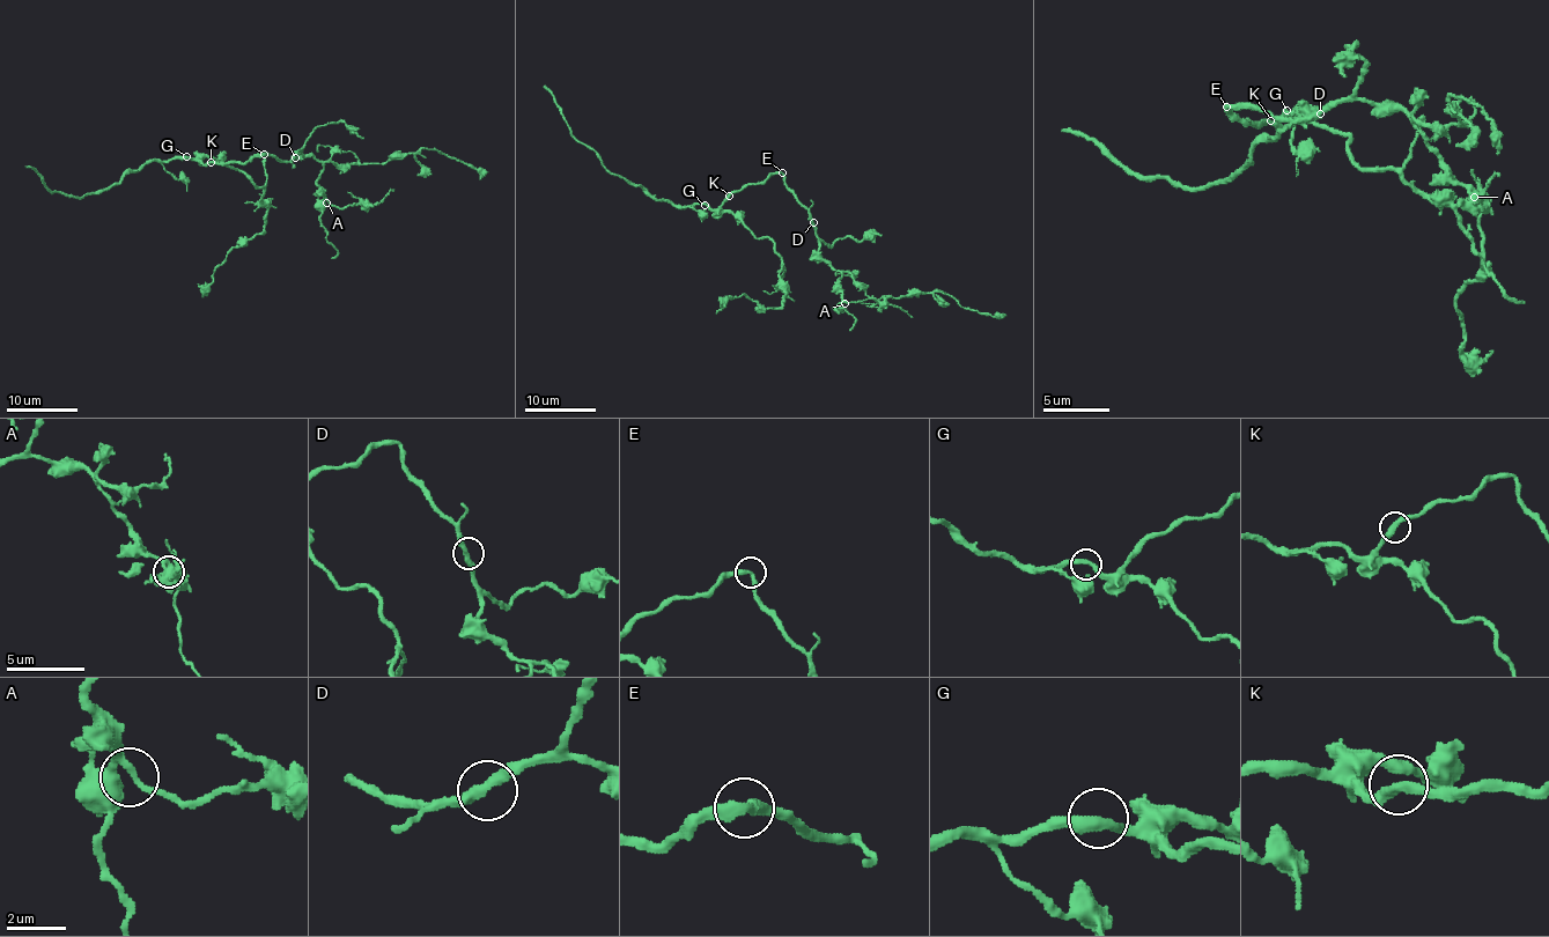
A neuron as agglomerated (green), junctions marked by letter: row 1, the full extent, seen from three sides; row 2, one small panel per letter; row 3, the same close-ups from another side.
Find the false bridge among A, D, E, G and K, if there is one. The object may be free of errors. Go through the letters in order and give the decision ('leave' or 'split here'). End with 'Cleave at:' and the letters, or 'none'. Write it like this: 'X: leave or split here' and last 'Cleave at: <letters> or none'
A: leave
D: leave
E: leave
G: leave
K: leave
Cleave at: none

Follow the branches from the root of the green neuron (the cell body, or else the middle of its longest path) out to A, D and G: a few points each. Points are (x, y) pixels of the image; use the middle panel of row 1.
A: (769, 176), (780, 172), (783, 185), (808, 212), (817, 235), (819, 255), (841, 273), (834, 287), (845, 303)
D: (769, 176), (776, 172), (783, 176), (783, 185), (813, 222)
G: (769, 176), (762, 182), (745, 184), (716, 208), (705, 205)

